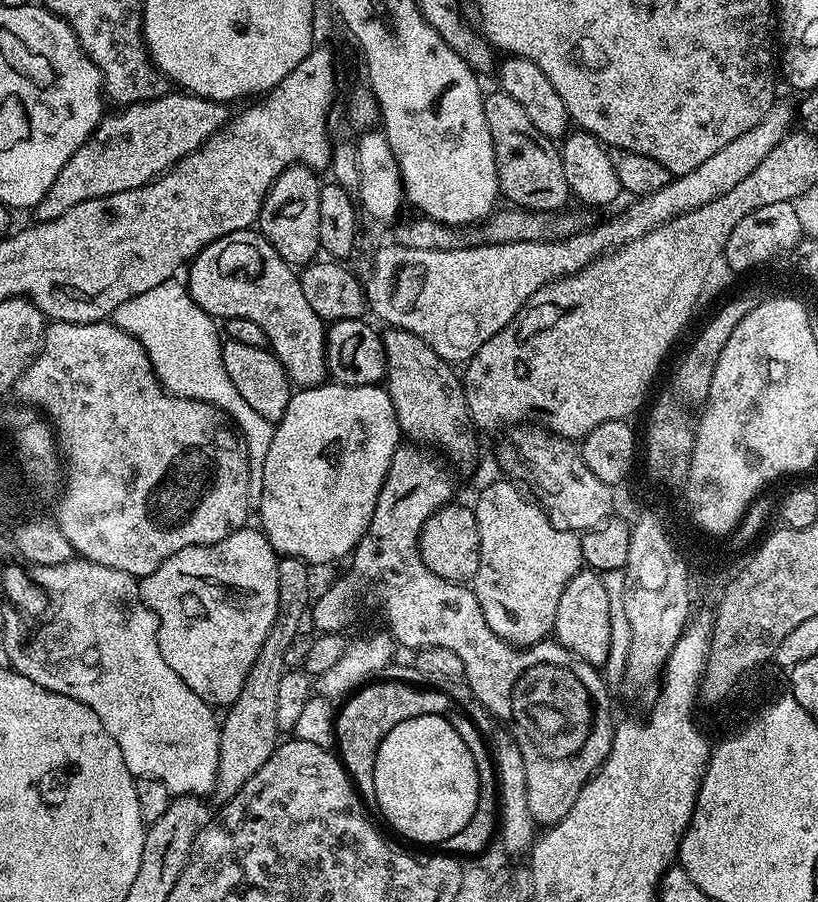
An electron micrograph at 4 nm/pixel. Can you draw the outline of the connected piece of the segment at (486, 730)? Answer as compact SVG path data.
M461 682L451 685L450 696L455 703L457 700L461 704L457 705L472 719L474 726L478 726L478 730L488 745L488 751L492 754L492 763L496 766L498 785L498 840L504 843L504 848L508 852L527 853L534 843L538 825L532 819L528 805L526 765L523 762L522 751L516 745L515 738L509 729L502 726L501 722L480 704L478 698L473 696L468 683Z

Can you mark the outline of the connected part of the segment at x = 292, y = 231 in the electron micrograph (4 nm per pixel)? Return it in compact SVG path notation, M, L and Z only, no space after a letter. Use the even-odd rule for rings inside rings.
M294 164L287 168L273 184L268 187L264 201L260 206L258 231L267 238L270 246L285 262L293 266L311 264L320 252L318 242L318 194L321 177L303 164Z

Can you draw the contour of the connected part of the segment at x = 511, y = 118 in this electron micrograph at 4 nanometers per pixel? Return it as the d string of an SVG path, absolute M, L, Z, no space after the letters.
M499 90L490 91L484 98L486 126L490 128L490 138L494 142L496 169L500 179L500 191L509 205L530 212L555 213L570 200L566 174L562 171L560 149L553 137L542 134L530 117L510 94Z

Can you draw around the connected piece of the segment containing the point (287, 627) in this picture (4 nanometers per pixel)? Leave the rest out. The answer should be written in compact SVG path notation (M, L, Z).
M295 556L283 557L278 563L278 614L274 624L267 634L258 658L251 666L250 674L246 676L242 692L235 702L227 707L225 718L220 722L219 756L216 781L227 786L227 791L237 792L259 770L263 762L278 746L277 736L280 729L277 726L278 685L286 671L284 660L290 644L295 640L300 626L306 620L310 596L308 600L309 565Z

